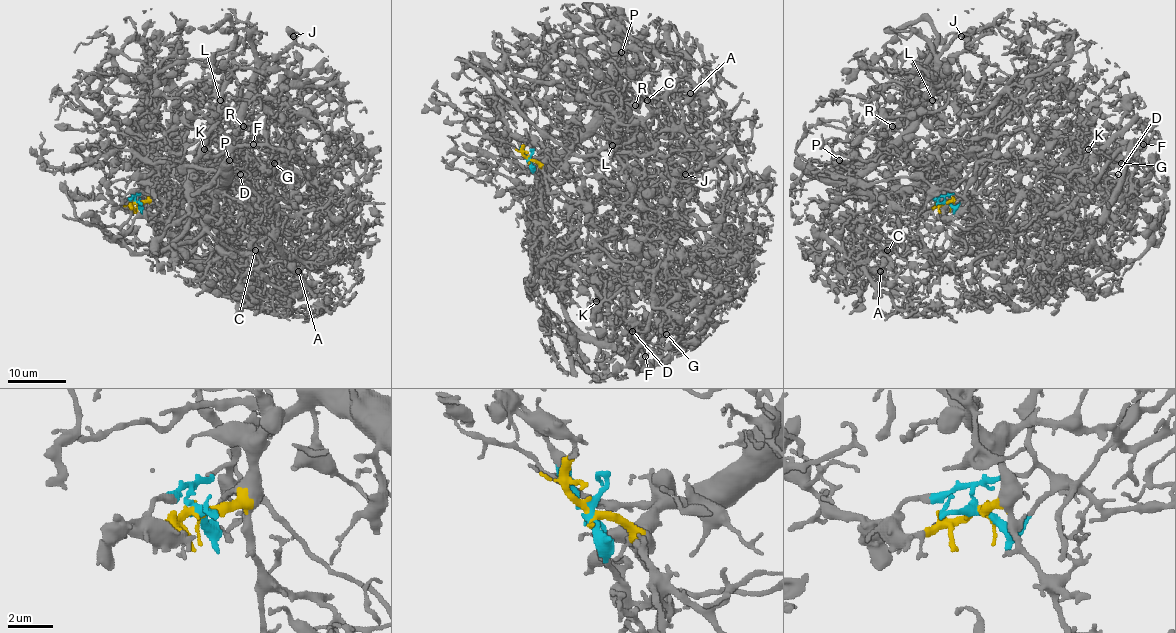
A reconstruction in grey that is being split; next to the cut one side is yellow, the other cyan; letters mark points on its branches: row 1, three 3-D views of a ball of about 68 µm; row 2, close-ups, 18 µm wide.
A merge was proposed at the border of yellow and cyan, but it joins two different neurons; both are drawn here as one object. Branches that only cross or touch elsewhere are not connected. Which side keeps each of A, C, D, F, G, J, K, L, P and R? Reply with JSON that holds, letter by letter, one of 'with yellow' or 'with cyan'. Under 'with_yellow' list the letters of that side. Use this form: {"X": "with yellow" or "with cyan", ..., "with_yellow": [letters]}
{"A": "with yellow", "C": "with yellow", "D": "with cyan", "F": "with cyan", "G": "with cyan", "J": "with yellow", "K": "with cyan", "L": "with yellow", "P": "with yellow", "R": "with yellow", "with_yellow": ["A", "C", "J", "L", "P", "R"]}

